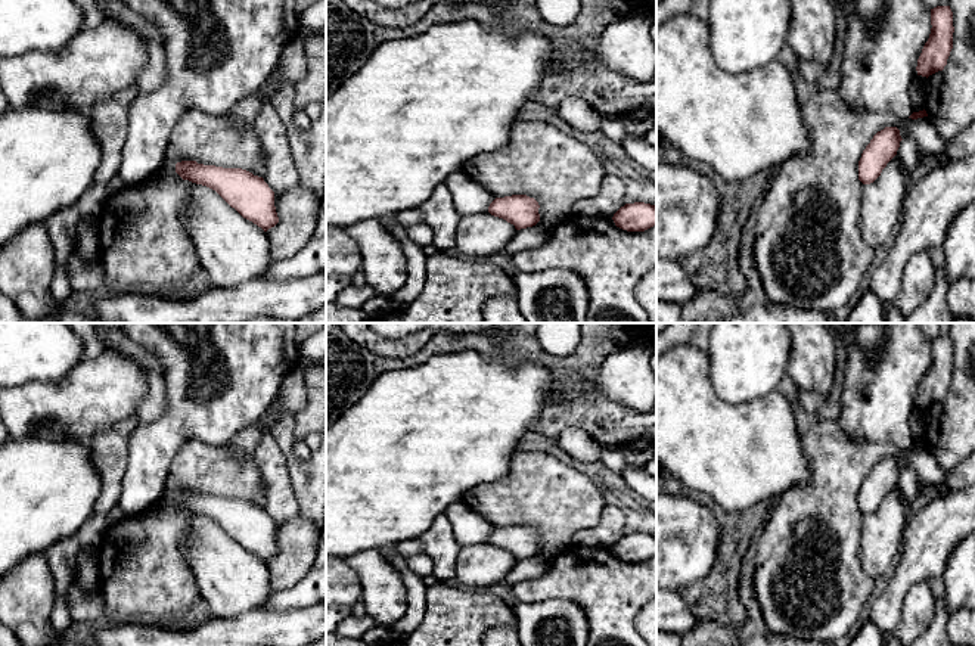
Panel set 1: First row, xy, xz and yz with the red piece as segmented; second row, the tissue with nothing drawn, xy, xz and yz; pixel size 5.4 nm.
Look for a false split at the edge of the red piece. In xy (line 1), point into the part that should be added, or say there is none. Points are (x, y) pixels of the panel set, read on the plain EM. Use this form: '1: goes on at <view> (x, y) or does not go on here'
1: does not go on here

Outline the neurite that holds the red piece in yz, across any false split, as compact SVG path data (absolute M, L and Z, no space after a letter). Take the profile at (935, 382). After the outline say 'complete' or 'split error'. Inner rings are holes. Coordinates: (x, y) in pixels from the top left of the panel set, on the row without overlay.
M950 336L931 339L931 364L917 389L917 406L929 407L943 401L953 379L953 342Z; complete

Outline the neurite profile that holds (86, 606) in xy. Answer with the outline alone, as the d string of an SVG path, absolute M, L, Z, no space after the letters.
M75 581L66 593L69 614L75 624L94 625L105 619L103 600L99 584L83 590Z

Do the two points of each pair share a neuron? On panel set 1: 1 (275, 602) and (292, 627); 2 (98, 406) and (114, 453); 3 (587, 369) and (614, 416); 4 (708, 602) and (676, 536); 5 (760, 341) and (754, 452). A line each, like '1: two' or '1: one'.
1: two
2: two
3: one
4: two
5: two

